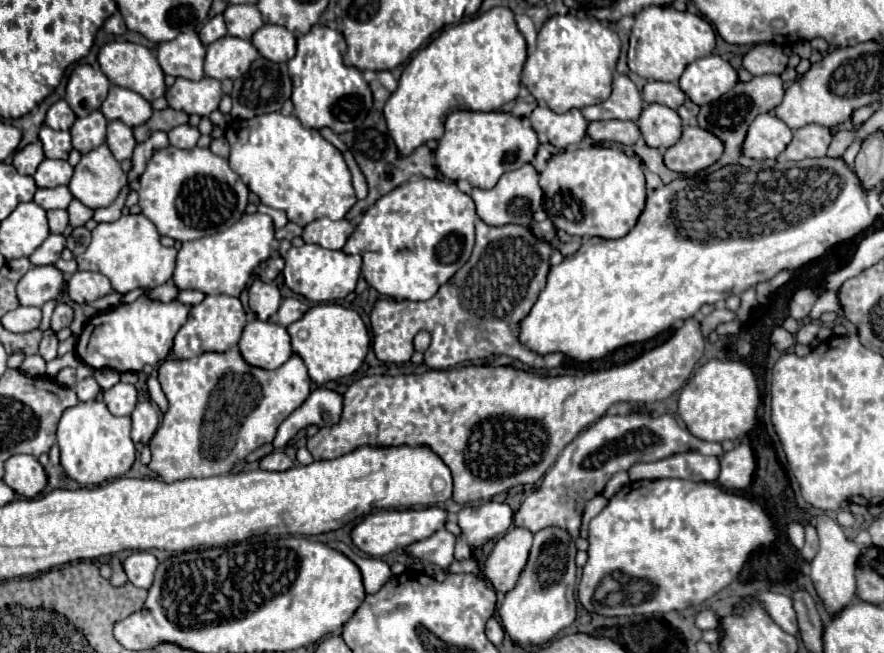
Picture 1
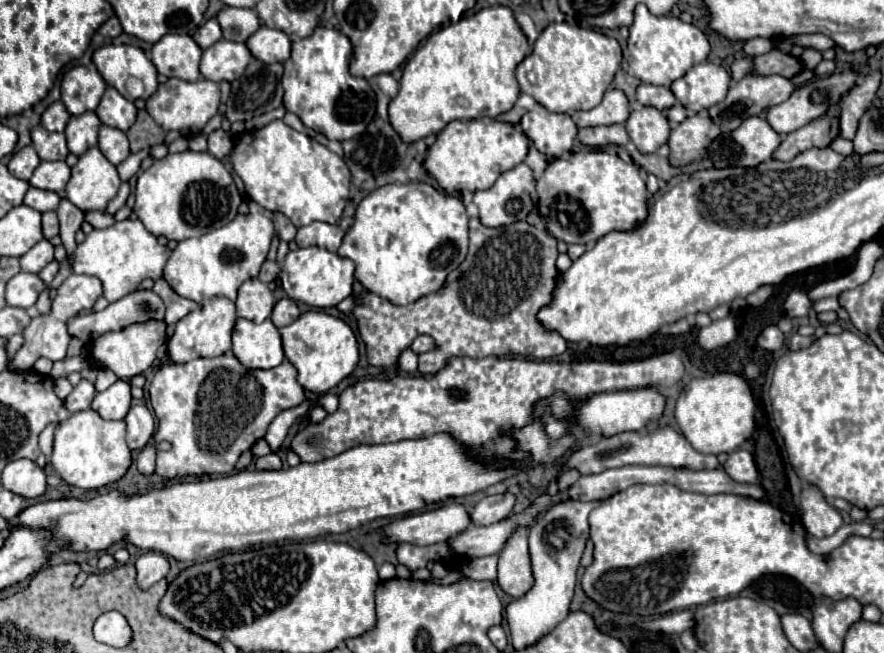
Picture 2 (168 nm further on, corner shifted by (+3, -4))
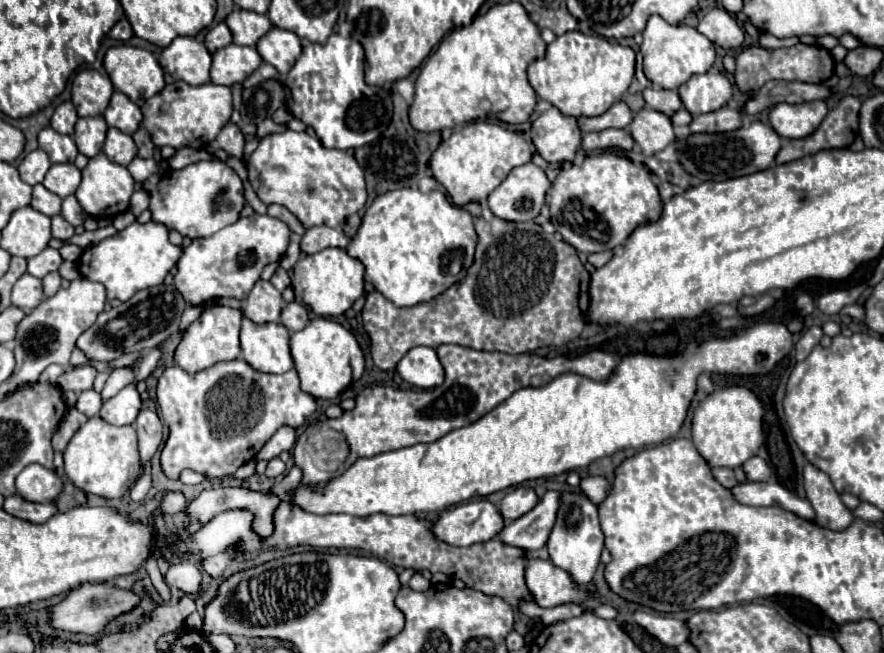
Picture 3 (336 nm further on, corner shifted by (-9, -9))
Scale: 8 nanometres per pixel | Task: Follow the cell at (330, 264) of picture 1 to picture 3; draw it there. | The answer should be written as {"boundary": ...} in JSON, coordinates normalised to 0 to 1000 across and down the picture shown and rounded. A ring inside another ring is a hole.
{"boundary":[[[365,381],[361,387],[345,391],[331,409],[329,440],[334,459],[363,485],[381,485],[397,473],[411,452],[411,415],[411,403],[395,394],[390,381]]]}

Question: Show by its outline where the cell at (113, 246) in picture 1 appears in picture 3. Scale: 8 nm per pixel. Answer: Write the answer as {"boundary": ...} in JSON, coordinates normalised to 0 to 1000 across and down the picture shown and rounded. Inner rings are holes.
{"boundary":[[[148,342],[144,351],[103,375],[89,394],[89,415],[103,430],[112,430],[121,443],[121,458],[146,461],[155,446],[182,436],[189,418],[205,394],[205,378],[198,378],[189,366],[191,354],[182,342]]]}

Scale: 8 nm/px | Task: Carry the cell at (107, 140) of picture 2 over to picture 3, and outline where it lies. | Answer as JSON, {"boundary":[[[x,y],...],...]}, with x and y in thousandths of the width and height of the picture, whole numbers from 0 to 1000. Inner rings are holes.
{"boundary":[[[135,198],[121,201],[121,216],[117,222],[117,234],[121,234],[121,240],[126,240],[126,247],[130,247],[139,256],[144,256],[155,240],[150,210],[144,204],[137,204]]]}

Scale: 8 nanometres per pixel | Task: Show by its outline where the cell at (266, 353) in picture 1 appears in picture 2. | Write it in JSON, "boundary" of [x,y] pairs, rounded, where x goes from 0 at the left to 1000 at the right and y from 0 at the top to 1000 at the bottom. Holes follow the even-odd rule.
{"boundary":[[[268,487],[261,521],[264,542],[277,564],[304,567],[322,551],[318,515],[307,487],[295,496]]]}

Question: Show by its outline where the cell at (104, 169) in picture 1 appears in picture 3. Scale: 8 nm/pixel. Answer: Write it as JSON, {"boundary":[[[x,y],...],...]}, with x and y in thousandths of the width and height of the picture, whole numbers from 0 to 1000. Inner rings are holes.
{"boundary":[[[112,234],[112,237],[103,240],[98,256],[94,259],[94,277],[92,277],[89,289],[85,292],[85,302],[89,305],[89,311],[98,329],[110,332],[110,335],[112,332],[128,335],[130,329],[146,320],[150,283],[153,283],[153,277],[139,253],[132,253],[132,250],[123,247],[123,240],[119,234]]]}

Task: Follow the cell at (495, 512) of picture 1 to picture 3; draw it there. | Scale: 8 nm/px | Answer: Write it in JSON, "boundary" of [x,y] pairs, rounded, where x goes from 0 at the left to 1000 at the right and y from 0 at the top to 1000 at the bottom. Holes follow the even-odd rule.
{"boundary":[[[585,746],[578,755],[574,755],[564,773],[564,786],[571,798],[583,798],[596,783],[601,783],[607,773],[607,758],[603,749],[596,746]]]}

